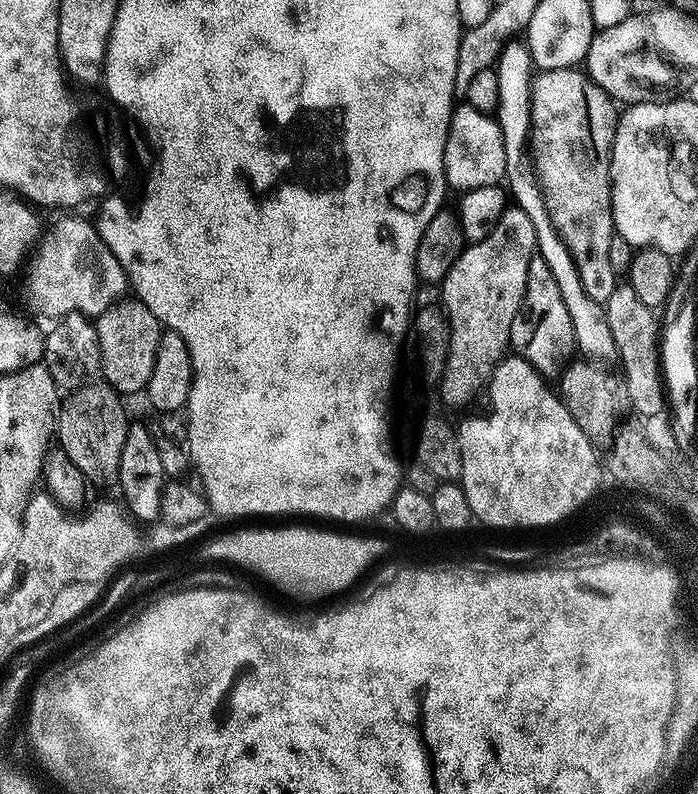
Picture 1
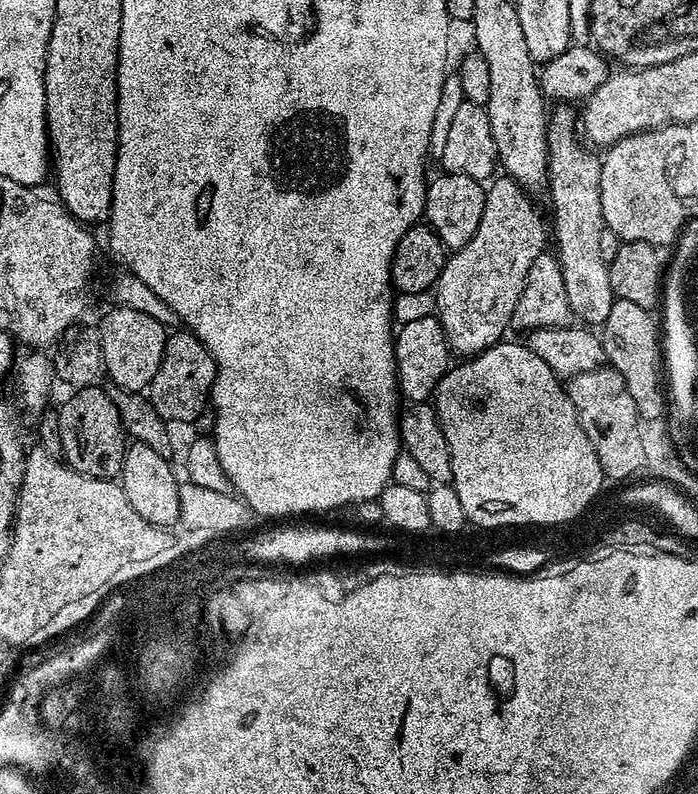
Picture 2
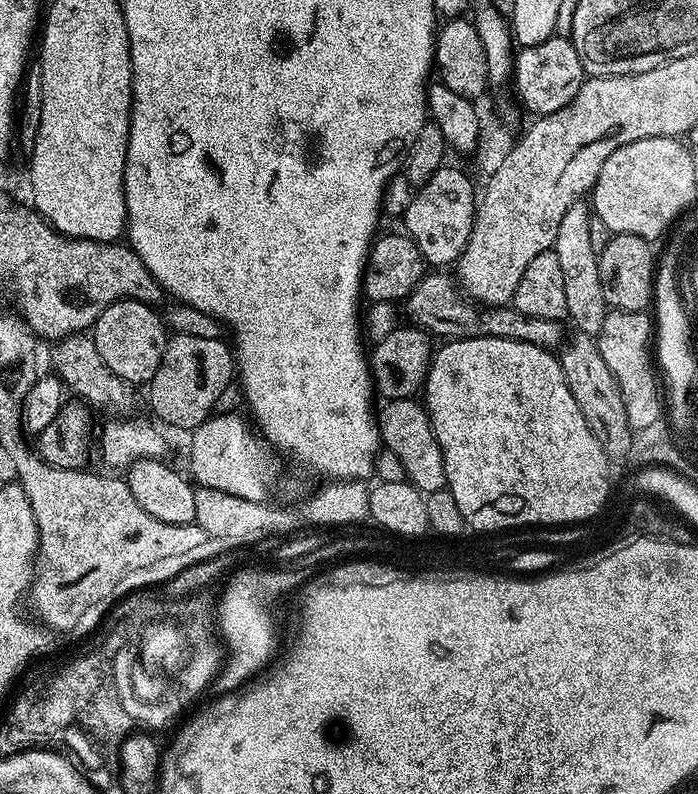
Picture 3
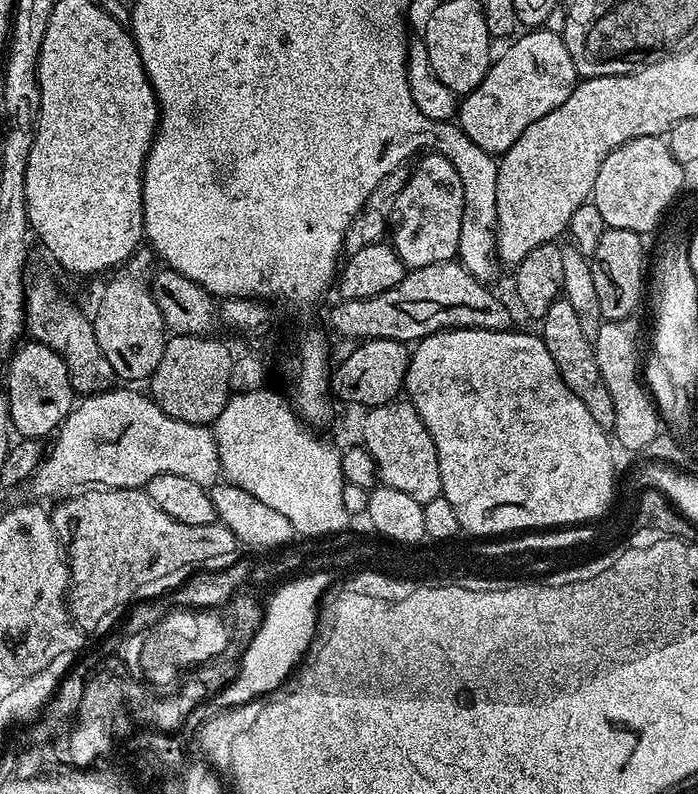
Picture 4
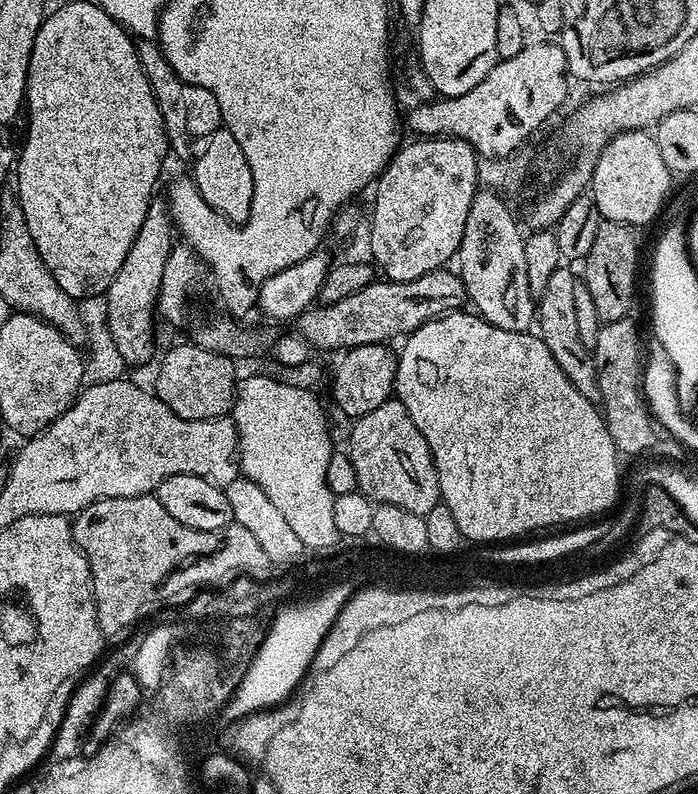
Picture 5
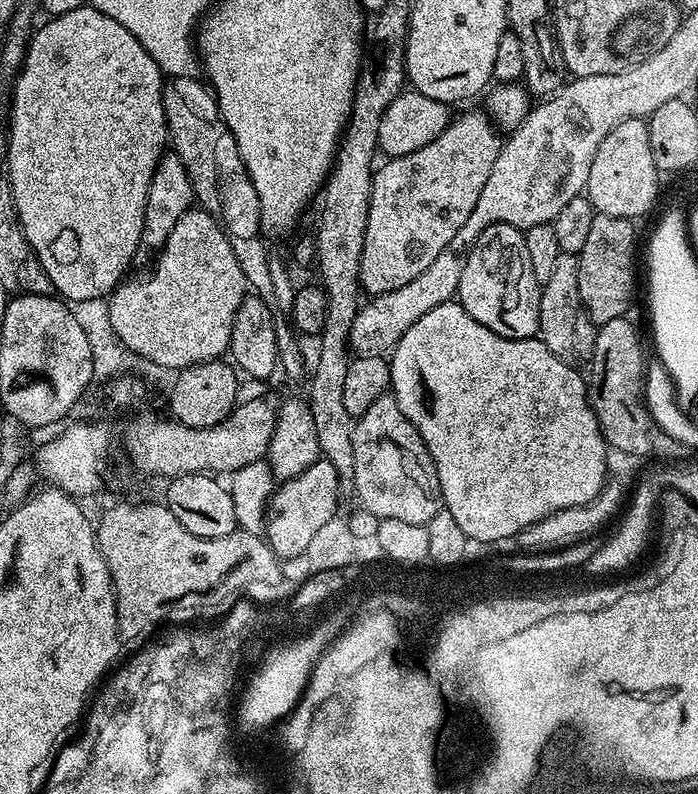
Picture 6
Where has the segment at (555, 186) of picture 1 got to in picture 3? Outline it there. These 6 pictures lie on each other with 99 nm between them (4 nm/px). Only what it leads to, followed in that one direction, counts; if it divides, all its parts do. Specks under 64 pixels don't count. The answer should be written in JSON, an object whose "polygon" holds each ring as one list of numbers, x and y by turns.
{"polygon":[[577,202,566,210,562,222,558,225,558,238,554,251,558,254,558,263,562,266,562,282,566,289,567,319,572,320,572,328,595,338,602,330,606,305,602,294,602,282,598,278,598,255,590,243,591,215,583,203]]}

